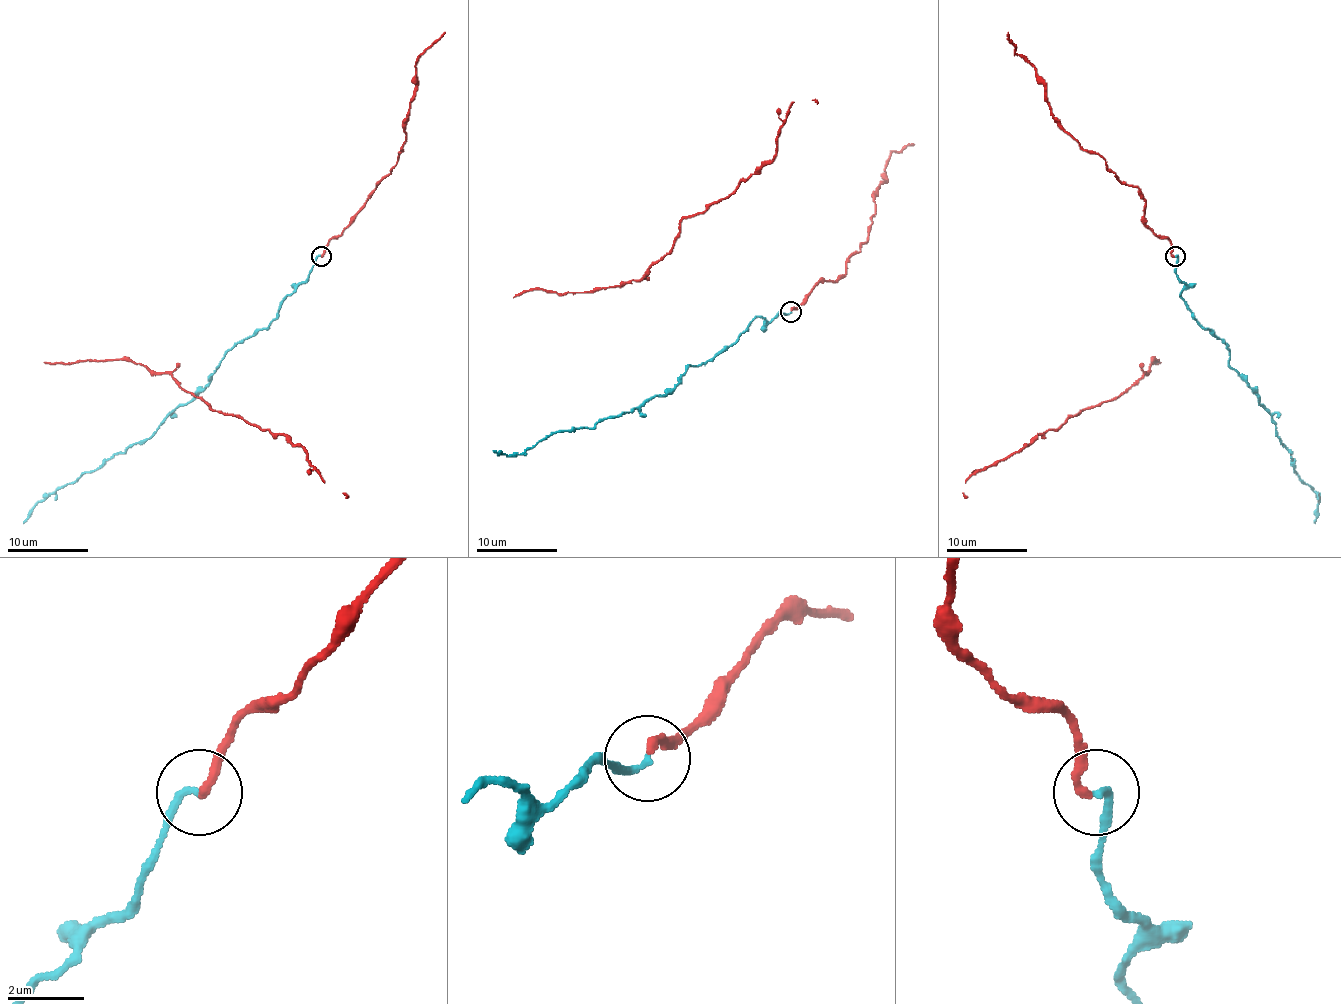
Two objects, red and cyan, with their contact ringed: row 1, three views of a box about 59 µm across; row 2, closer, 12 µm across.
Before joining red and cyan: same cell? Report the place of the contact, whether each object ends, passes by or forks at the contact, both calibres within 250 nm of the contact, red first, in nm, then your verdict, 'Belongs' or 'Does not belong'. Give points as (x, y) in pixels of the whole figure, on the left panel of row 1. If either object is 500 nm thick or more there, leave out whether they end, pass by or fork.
Place: (321, 256). At the ring red ends. At the ring cyan ends. Thickness 220 nm (red) against 200 nm. Belongs

